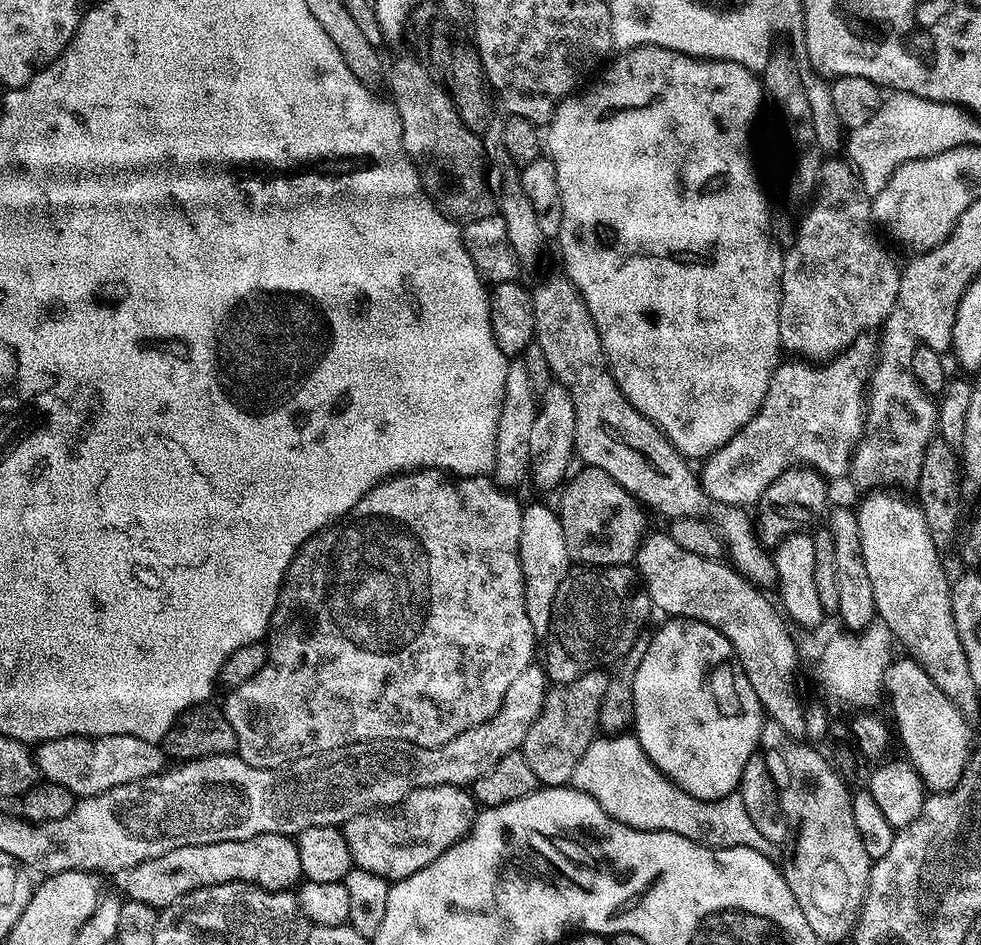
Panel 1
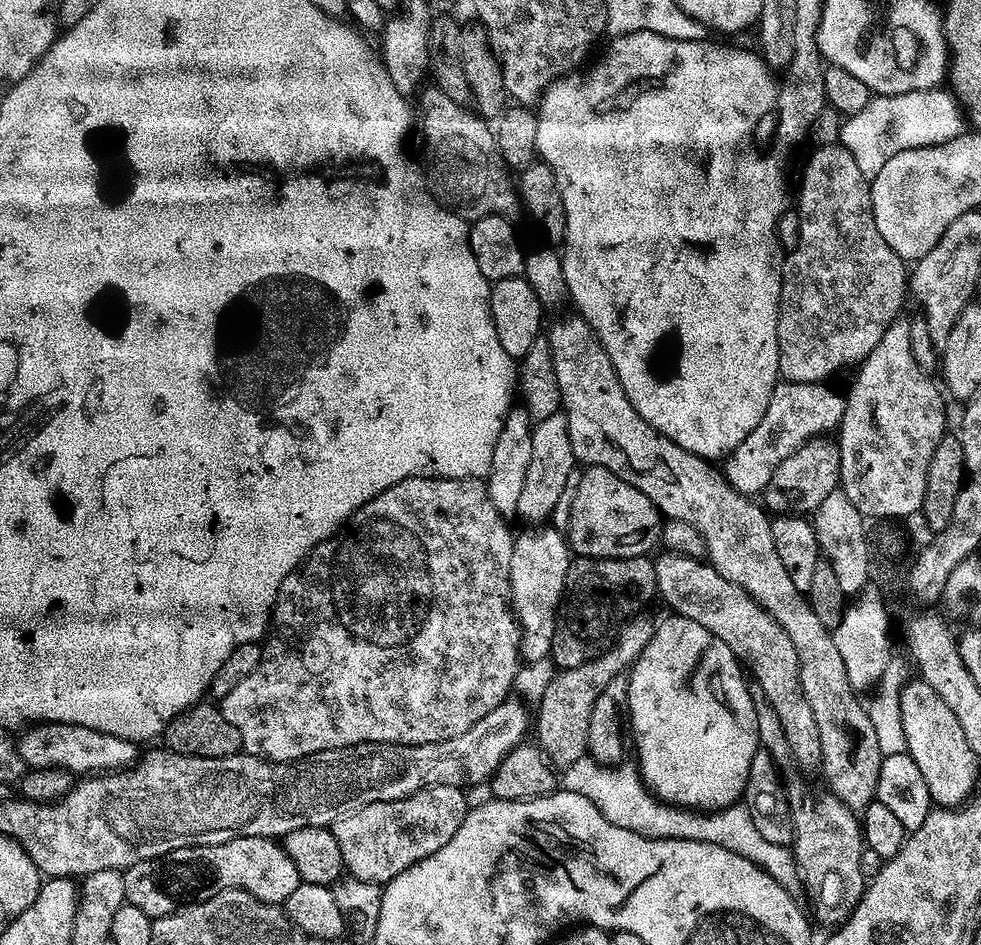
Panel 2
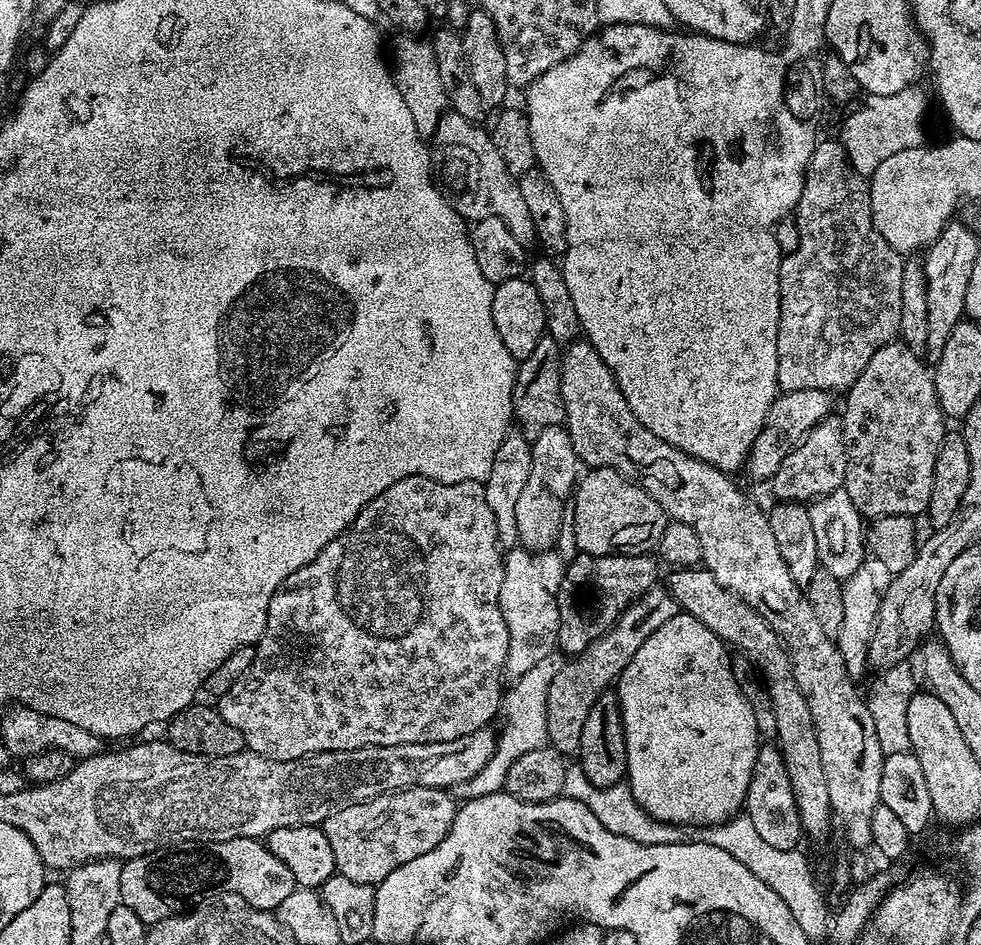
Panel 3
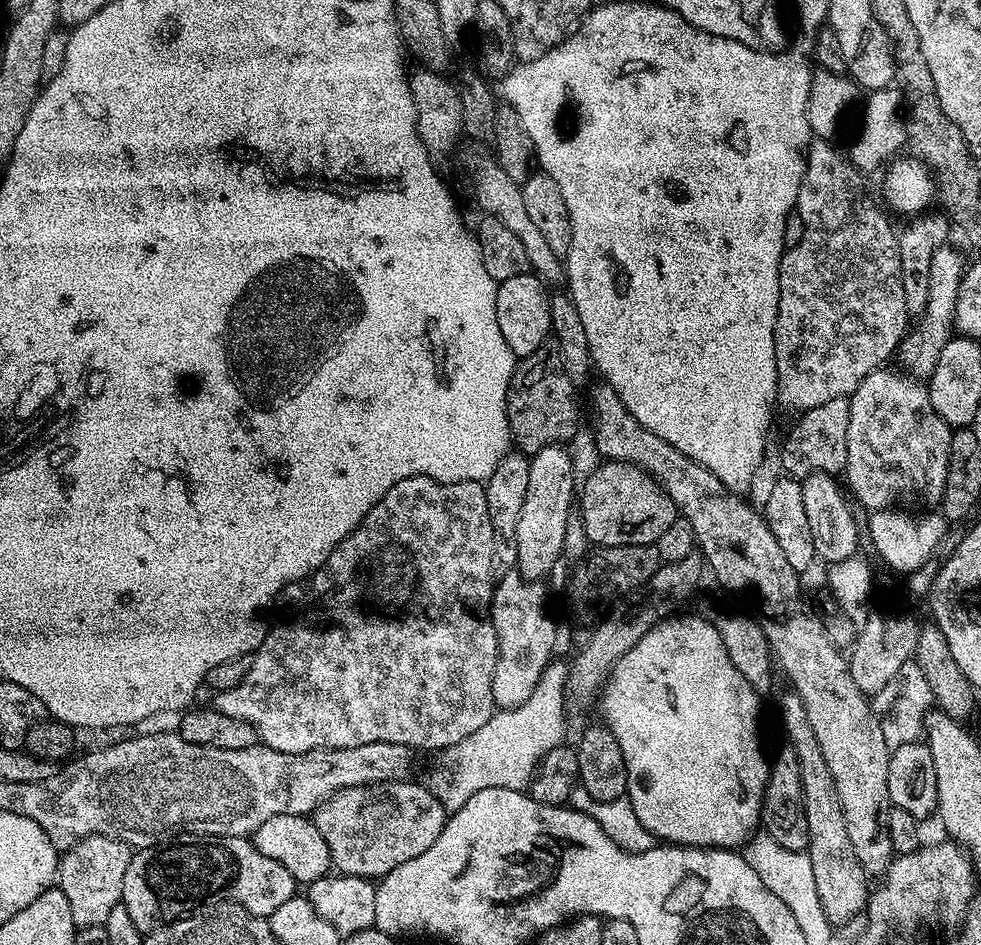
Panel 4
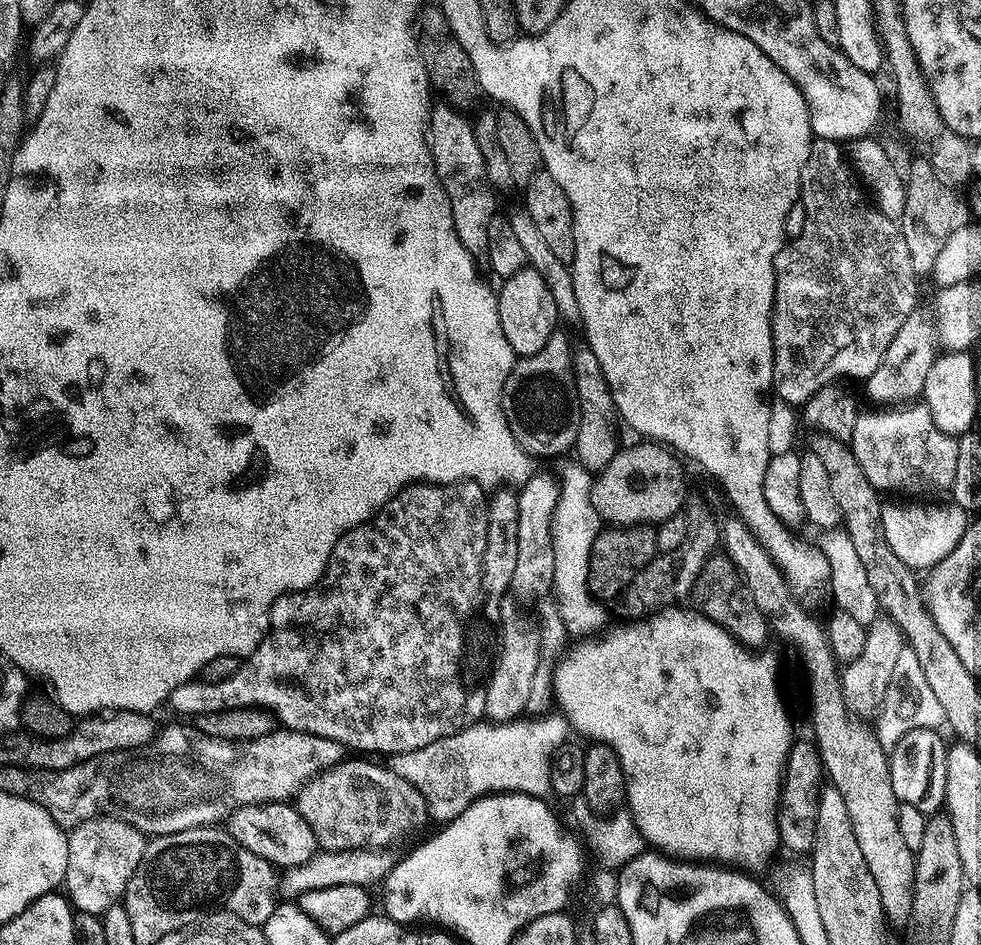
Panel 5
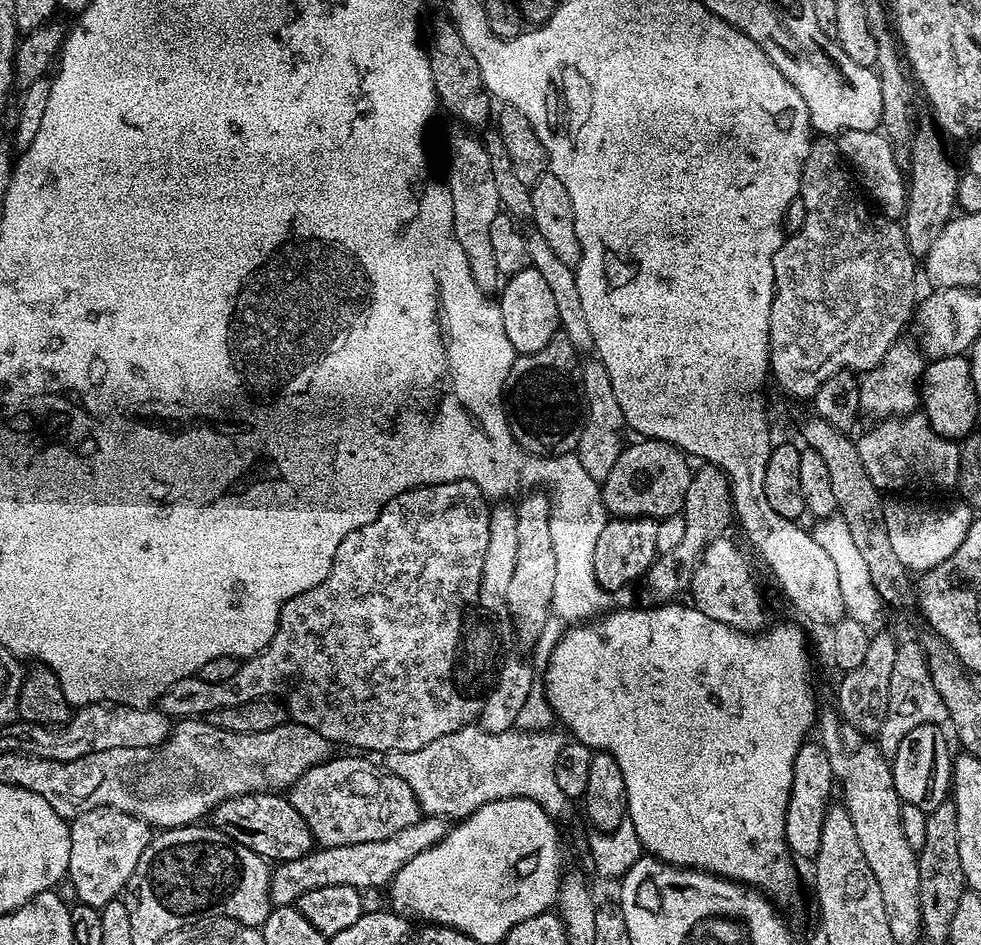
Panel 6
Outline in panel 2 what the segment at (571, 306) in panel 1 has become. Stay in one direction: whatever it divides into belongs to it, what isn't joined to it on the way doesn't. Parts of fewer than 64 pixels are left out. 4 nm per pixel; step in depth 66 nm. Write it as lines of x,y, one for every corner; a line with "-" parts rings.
571,314
572,316
564,316
561,320
556,320
552,324
552,329
547,329
546,339
550,346
550,354
554,358
554,375
558,377
558,390
560,391
560,402
564,417
568,420
568,429
570,430
570,446
574,450
577,461
581,465
591,466
594,468
605,468
614,474
618,474
618,478
622,478
622,482
626,482
630,486
634,486
638,490
642,490
642,494
646,494
646,498
650,498
650,502
654,502
654,506
669,520
681,520
682,522
690,522
690,526
694,526
698,530
698,534
702,534
702,538
706,542
706,550
708,551
706,560
711,564
714,570
718,570
718,574
722,574
722,578
730,578
730,582
734,582
738,586
742,586
742,590
746,590
746,594
750,594
750,598
754,598
754,602
758,602
758,606
762,606
774,618
774,622
778,622
778,626
782,626
782,630
786,630
786,634
790,634
790,642
794,642
794,646
798,650
798,666
800,667
800,677
802,678
802,694
806,694
806,702
810,702
810,710
814,710
814,722
818,722
818,738
822,742
822,773
828,779
826,784
827,791
833,792
838,799
846,804
852,812
863,813
864,807
871,800
876,799
876,787
878,786
878,770
880,769
881,755
878,748
878,737
874,734
874,726
871,725
868,717
867,707
856,698
857,693
850,686
846,678
846,666
842,666
842,658
838,655
838,648
834,646
832,641
832,633
826,626
822,626
818,622
818,617
811,610
805,595
796,589
794,582
790,582
790,574
786,574
786,568
782,566
782,561
778,558
778,550
774,550
774,534
772,533
772,520
769,513
753,497
745,496
743,492
734,490
728,485
727,480
719,471
716,472
709,461
695,456
692,452
682,450
682,446
678,446
669,436
664,436
658,430
654,430
654,426
650,426
638,414
638,410
634,410
634,406
630,406
630,402
626,398
626,390
622,390
622,386
618,382
618,374
614,370
614,366
610,362
610,354
606,354
606,350
602,346
602,342
594,334
594,330
588,323
584,321
579,314

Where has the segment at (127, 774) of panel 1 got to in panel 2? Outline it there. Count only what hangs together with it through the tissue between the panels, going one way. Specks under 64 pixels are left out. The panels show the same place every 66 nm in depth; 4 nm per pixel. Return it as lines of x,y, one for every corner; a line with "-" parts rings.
33,723
19,735
15,737
16,749
18,754
22,754
22,762
29,769
61,768
71,772
73,777
87,778
93,774
107,774
131,768
138,759
137,745
133,741
123,740
109,732
90,730
86,726

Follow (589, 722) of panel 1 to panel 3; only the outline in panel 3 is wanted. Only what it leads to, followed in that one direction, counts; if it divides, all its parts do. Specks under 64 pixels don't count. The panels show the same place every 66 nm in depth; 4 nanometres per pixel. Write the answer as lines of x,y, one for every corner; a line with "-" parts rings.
653,586
646,590
616,619
616,624
602,638
598,638
586,650
575,653
565,659
562,670
558,670
554,682
550,684
550,694
546,702
546,726
548,744
565,754
576,754
580,750
582,726
586,723
586,714
590,706
598,702
603,692
609,691
619,681
626,670
630,658
638,654
642,642
658,630
670,618
682,611
680,604
664,586

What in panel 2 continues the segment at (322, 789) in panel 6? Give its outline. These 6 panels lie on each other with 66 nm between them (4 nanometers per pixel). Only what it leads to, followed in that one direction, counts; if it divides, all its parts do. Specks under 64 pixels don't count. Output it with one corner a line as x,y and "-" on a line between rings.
435,784
390,802
370,802
370,806
338,818
330,827
338,850
342,850
344,872
362,882
383,886
422,858
430,858
434,850
442,850
458,834
470,807
464,796
463,788

